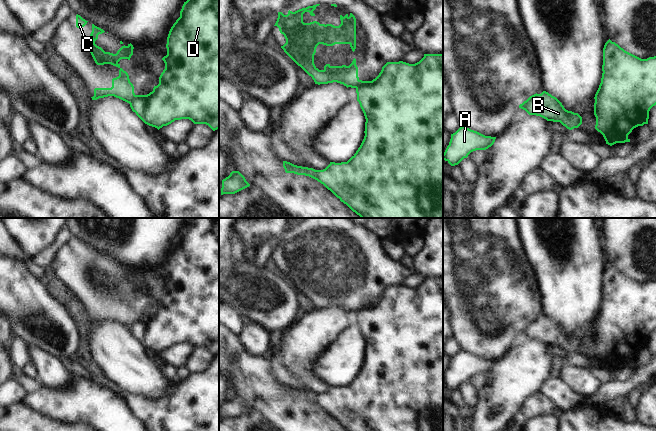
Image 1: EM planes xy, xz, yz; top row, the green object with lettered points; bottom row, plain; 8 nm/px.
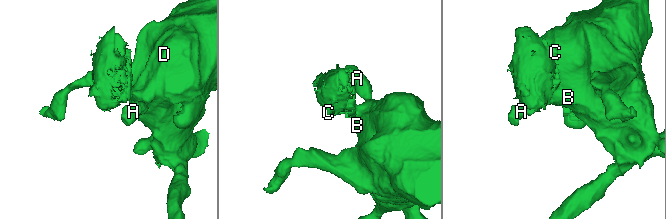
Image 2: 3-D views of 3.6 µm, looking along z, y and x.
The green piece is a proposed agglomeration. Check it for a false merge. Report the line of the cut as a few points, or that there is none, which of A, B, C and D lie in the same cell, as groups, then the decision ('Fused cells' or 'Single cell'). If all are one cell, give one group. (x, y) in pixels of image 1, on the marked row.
Split along xy (136, 95), (130, 104). Groups: A B D / C. Fused cells.

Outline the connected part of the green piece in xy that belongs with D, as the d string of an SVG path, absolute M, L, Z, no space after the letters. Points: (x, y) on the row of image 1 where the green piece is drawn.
M187 0L180 17L171 27L167 37L167 55L162 58L165 69L159 84L147 95L136 95L130 107L147 125L157 128L175 120L189 119L194 124L206 124L213 131L219 129L219 0Z

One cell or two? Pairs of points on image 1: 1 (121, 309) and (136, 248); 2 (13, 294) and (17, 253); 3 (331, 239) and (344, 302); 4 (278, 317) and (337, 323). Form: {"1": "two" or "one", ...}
{"1": "two", "2": "two", "3": "one", "4": "two"}

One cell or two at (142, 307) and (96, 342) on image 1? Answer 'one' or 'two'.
two

